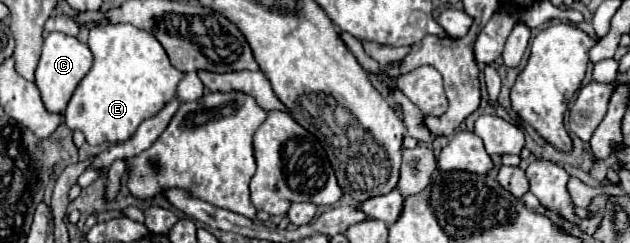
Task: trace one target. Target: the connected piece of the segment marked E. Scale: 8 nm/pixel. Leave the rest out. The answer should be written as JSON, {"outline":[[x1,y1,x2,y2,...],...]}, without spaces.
{"outline":[[132,24,92,28,88,48,94,64,66,108,66,124,70,130,80,130,88,144,124,142,136,132,142,120,156,116,176,96,176,86,184,74,170,66,156,38,150,38,146,30]]}

